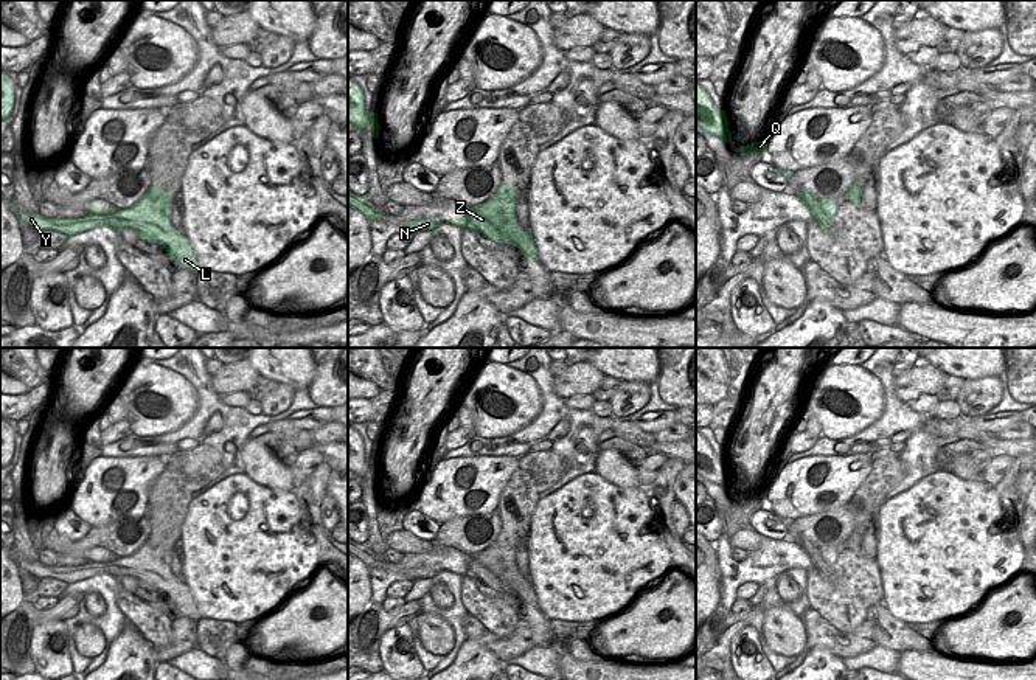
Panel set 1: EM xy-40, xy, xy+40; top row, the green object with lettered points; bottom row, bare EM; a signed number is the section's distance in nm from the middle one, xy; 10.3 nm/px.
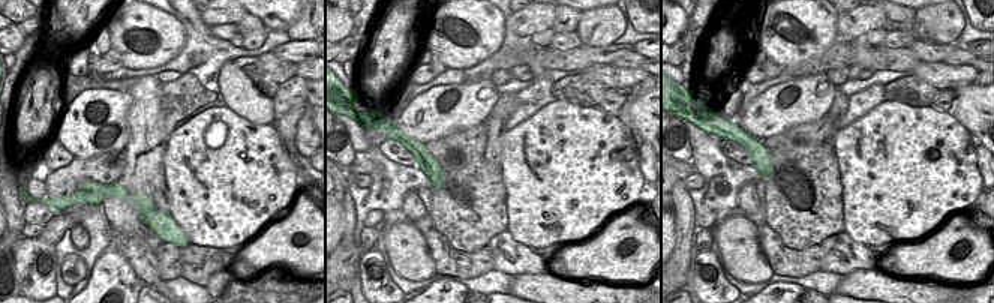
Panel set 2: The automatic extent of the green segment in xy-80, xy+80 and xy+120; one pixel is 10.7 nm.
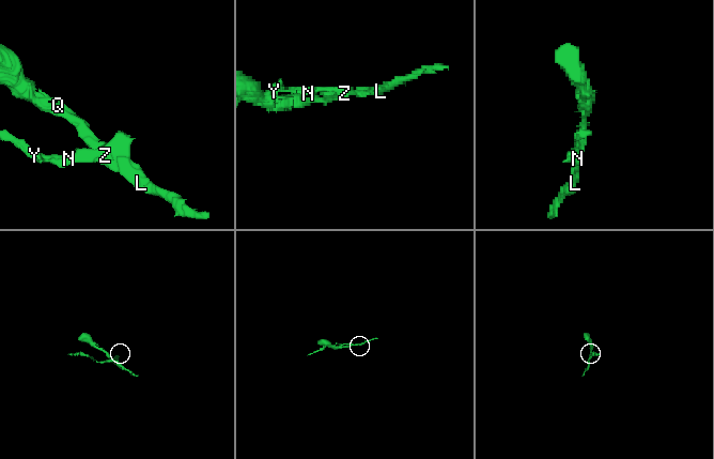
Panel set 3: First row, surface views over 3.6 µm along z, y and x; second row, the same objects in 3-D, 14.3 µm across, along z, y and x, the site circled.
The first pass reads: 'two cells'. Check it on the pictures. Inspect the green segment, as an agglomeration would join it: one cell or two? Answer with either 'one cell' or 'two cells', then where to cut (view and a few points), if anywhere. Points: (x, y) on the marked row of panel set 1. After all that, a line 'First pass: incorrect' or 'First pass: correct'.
two cells | xy+40 (816, 219), (827, 227)
First pass: correct

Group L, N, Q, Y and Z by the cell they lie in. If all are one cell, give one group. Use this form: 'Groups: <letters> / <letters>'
Groups: L N Y Z / Q.

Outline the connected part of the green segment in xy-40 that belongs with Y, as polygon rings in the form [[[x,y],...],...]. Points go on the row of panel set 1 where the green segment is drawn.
[[[149,186],[148,193],[126,210],[116,211],[115,208],[92,205],[89,206],[90,214],[79,219],[47,219],[39,213],[20,213],[19,219],[39,231],[54,230],[65,236],[96,227],[134,228],[141,241],[163,245],[182,269],[197,275],[200,267],[191,242],[183,231],[171,225],[171,203],[176,196],[179,194],[169,194],[162,186]]]

